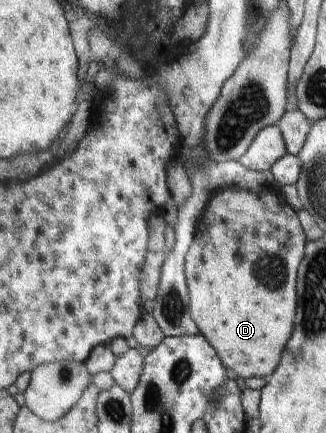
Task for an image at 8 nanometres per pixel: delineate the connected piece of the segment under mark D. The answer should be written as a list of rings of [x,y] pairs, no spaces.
[[[238,186],[223,188],[213,196],[208,204],[201,220],[198,224],[195,243],[188,252],[186,260],[186,275],[188,278],[188,287],[191,293],[191,314],[196,324],[199,325],[200,333],[216,348],[223,364],[232,369],[244,379],[272,375],[280,367],[283,360],[283,353],[286,351],[288,342],[292,339],[294,333],[294,316],[296,316],[296,290],[300,266],[306,258],[306,246],[308,246],[308,236],[304,231],[302,222],[298,217],[298,212],[286,202],[284,194],[276,188],[266,188],[262,194],[242,190]]]

